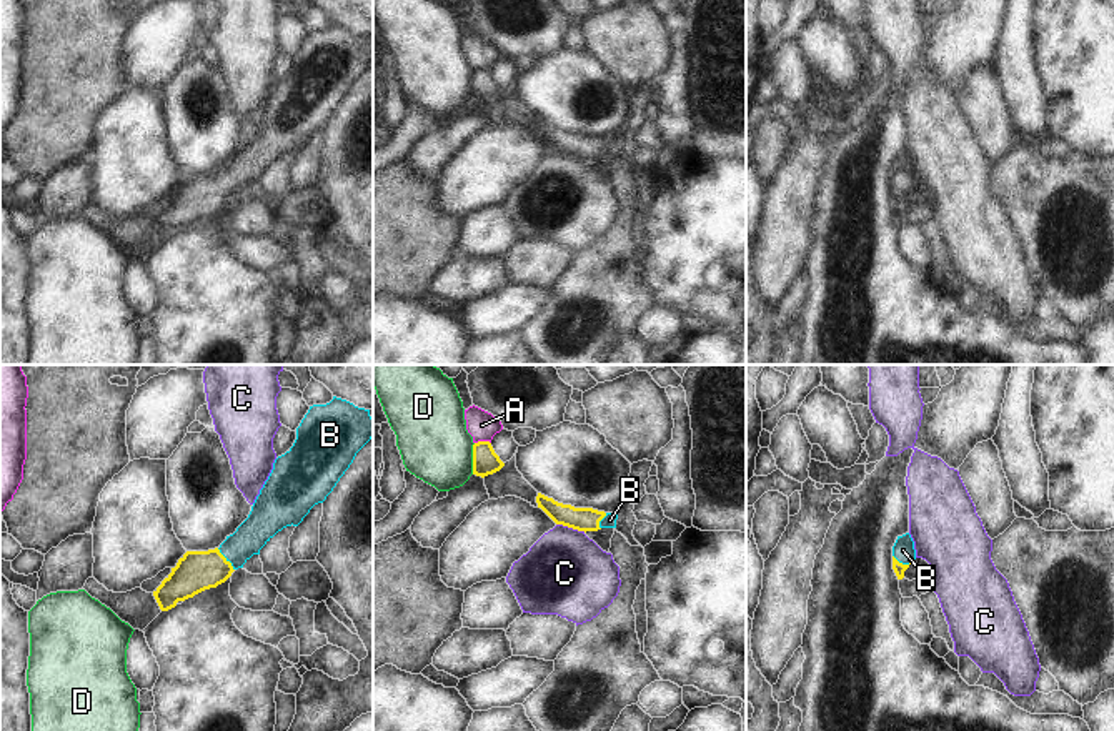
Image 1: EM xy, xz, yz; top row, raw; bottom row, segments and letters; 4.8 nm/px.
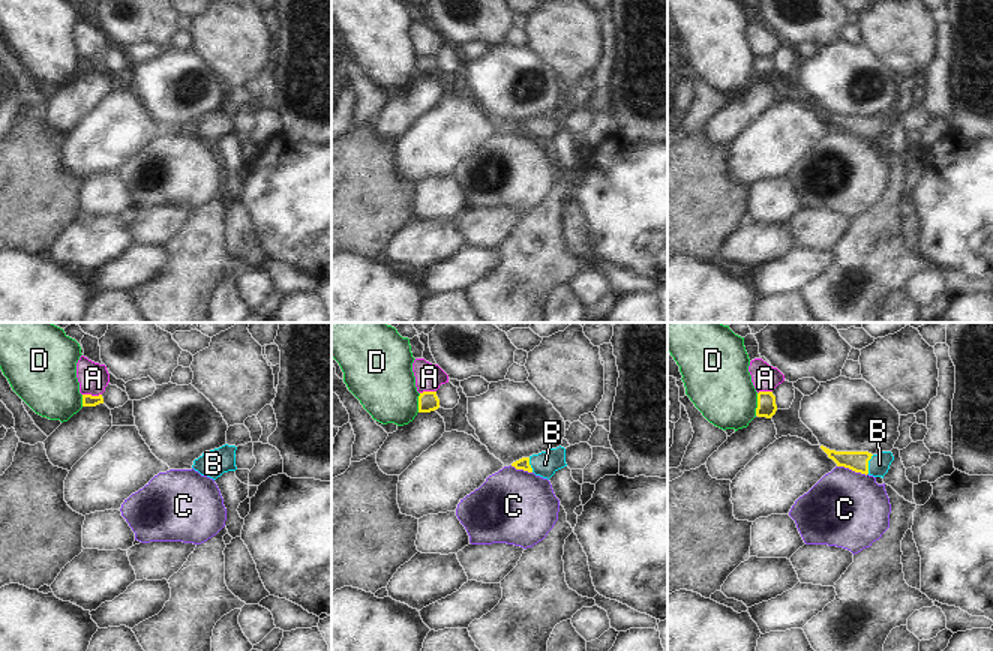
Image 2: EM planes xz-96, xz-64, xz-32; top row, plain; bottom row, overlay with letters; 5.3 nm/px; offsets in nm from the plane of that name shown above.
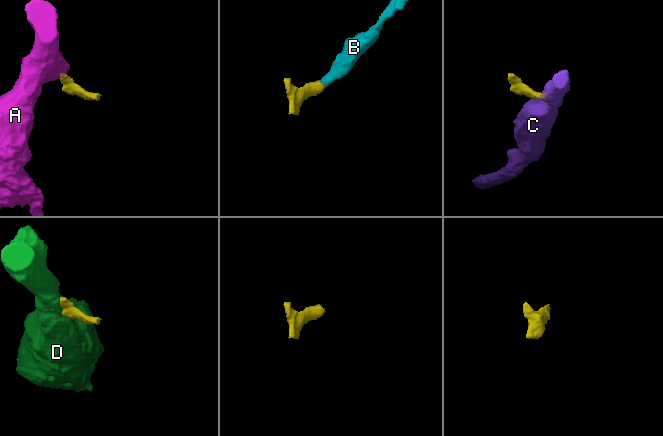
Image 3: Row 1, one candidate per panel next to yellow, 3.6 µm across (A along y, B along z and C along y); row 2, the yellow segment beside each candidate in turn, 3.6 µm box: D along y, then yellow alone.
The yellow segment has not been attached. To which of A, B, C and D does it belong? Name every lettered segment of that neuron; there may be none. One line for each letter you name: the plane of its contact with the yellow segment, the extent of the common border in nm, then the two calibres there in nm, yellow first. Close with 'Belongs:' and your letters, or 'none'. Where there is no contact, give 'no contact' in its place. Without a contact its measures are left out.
B: meets yellow in xy; contact 140 nm long; 190 nm thick on the yellow side, 160 nm on the other
Belongs: B

